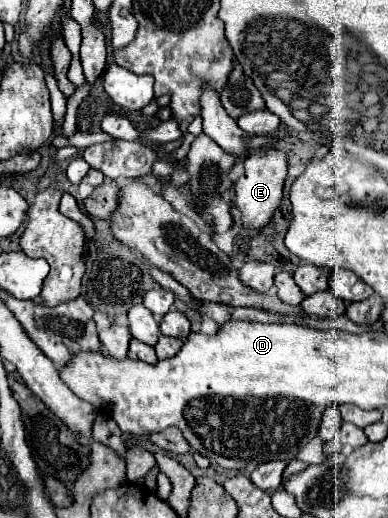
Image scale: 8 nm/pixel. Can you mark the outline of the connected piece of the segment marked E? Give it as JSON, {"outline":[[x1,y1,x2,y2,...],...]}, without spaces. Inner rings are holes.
{"outline":[[263,148,253,152,243,162,243,176,235,182,235,208,241,212,243,228,259,230,269,224,273,218,273,212,281,204,283,198,283,184,287,176,287,156,281,150,275,148]]}

